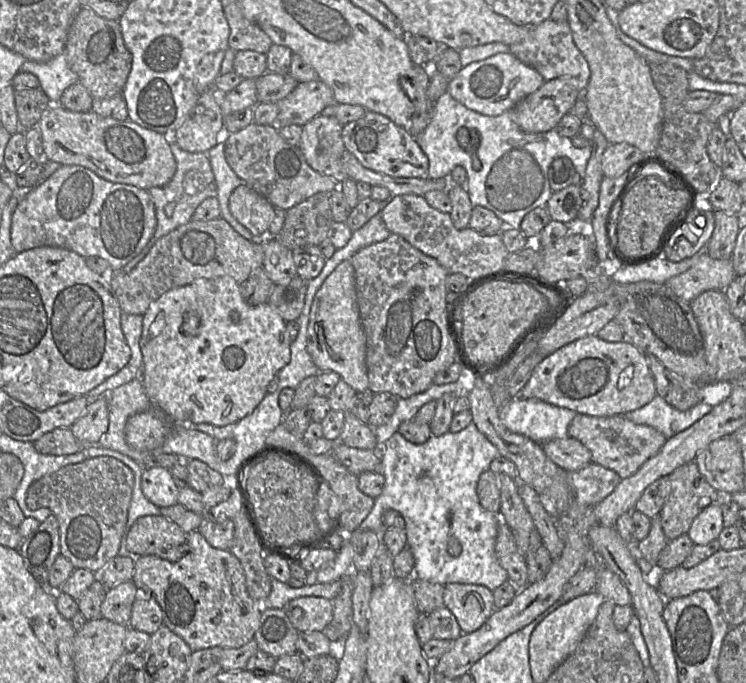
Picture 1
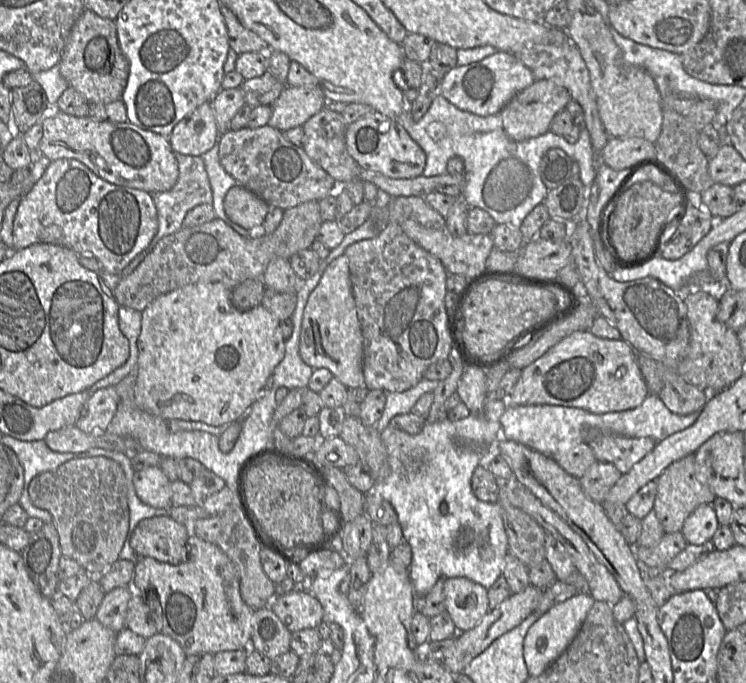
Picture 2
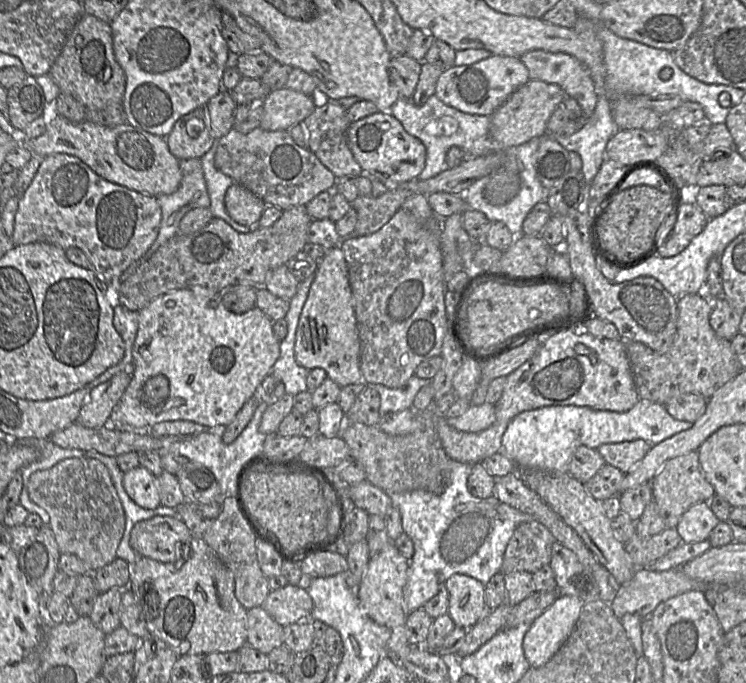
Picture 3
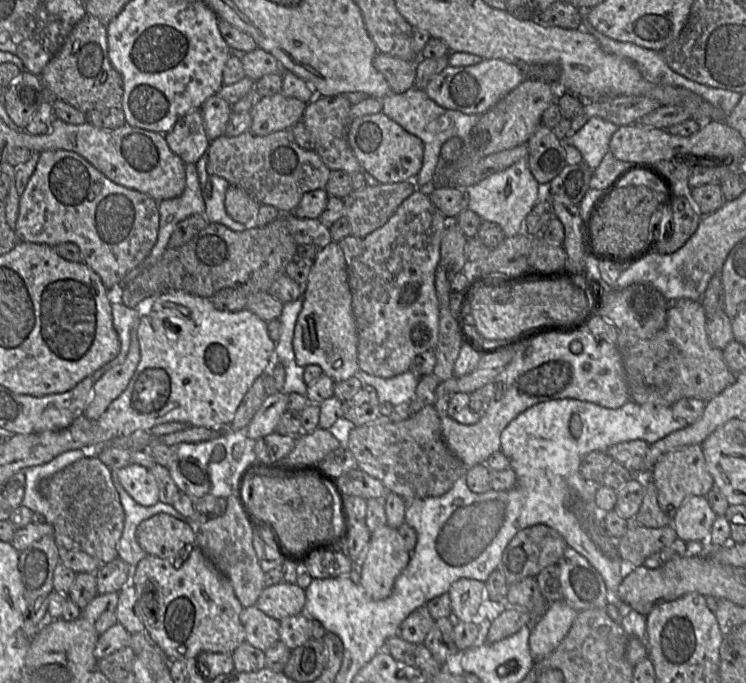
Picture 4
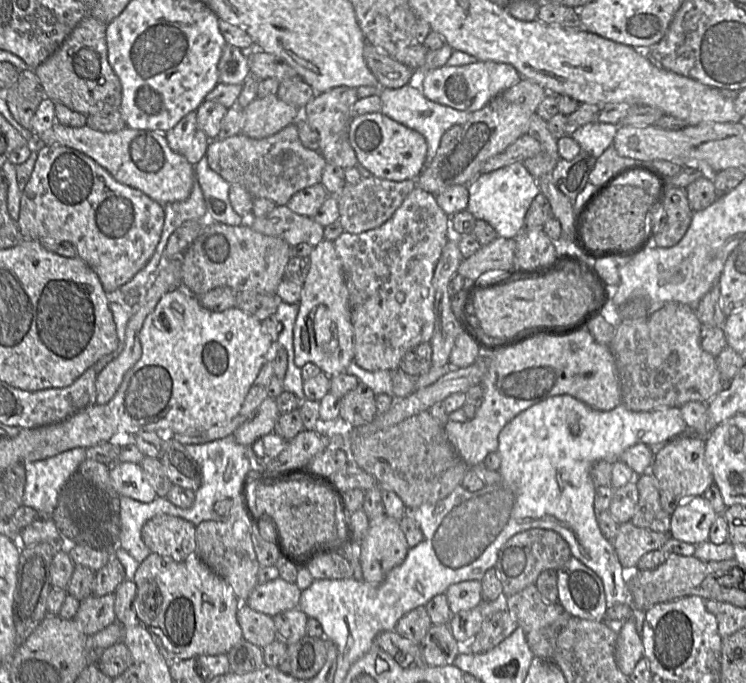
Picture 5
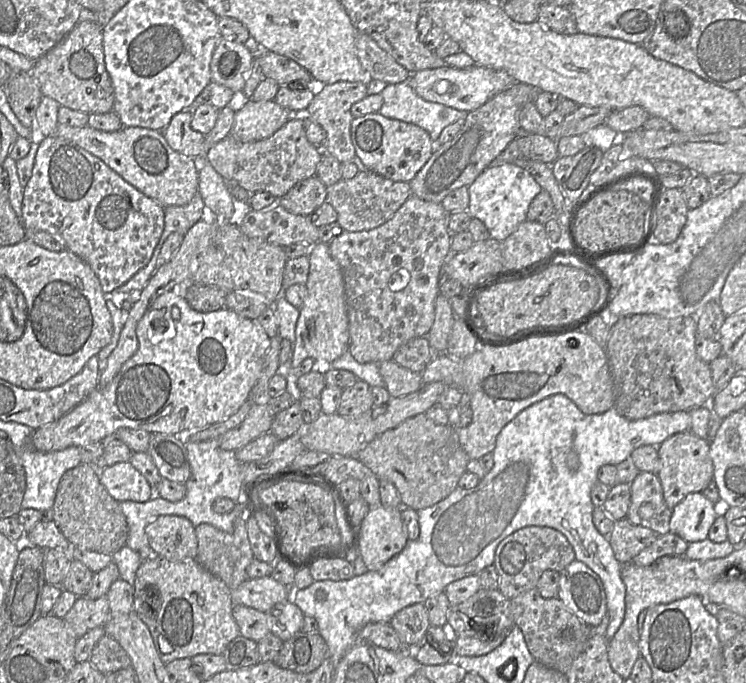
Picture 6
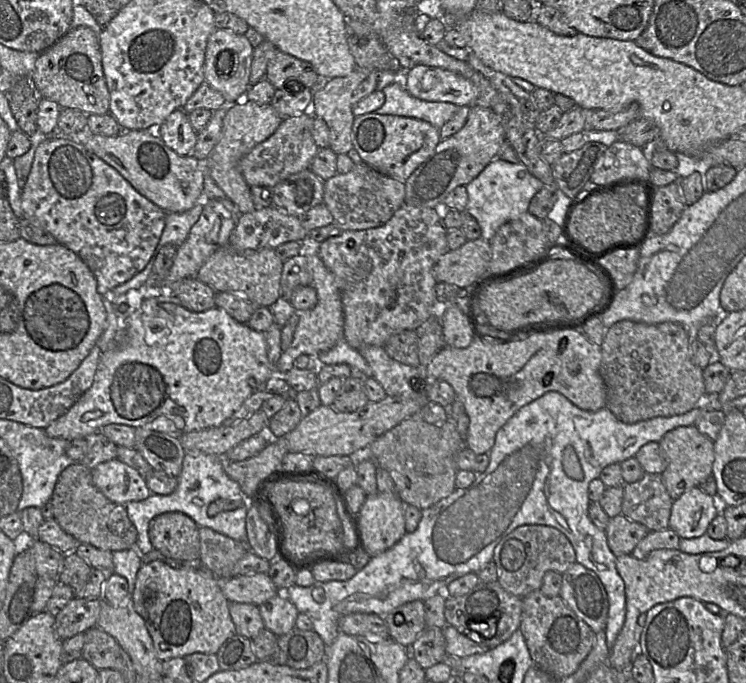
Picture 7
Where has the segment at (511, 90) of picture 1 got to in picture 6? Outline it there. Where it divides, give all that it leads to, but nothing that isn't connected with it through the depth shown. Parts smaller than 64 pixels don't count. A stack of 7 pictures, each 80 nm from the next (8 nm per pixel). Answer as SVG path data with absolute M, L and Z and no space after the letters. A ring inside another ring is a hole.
M476 64L468 68L443 66L425 69L412 73L409 78L409 84L424 100L444 104L466 112L479 108L491 97L508 89L514 83L518 82L506 71Z

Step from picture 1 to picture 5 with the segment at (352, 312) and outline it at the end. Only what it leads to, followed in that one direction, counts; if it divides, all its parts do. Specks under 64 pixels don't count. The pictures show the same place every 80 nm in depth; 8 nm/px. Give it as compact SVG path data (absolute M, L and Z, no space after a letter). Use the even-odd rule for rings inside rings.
M326 239L313 248L309 258L310 270L303 284L301 299L298 303L299 312L294 325L294 362L299 368L306 363L314 363L328 376L335 376L346 373L347 367L354 361L354 330L343 264L334 242Z

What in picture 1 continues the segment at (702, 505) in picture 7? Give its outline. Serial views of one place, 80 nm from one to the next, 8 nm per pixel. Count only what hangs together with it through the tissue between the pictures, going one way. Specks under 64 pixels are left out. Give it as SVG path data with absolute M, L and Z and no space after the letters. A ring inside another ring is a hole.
M720 502L704 508L693 520L687 535L695 545L707 545L718 539L723 529L723 516Z

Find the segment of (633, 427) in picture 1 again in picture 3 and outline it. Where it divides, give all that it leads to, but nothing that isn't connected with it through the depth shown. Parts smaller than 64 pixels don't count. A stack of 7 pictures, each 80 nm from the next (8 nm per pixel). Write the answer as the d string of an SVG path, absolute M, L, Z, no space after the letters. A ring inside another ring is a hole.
M642 439L607 443L597 448L606 463L624 474L634 467L649 451L651 444Z

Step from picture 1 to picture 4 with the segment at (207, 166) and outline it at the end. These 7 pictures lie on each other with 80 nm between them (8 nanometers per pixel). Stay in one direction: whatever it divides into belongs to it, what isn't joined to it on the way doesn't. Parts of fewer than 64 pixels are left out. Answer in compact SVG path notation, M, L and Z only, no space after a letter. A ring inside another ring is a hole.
M185 164L186 186L183 193L175 198L159 201L159 231L157 241L150 254L128 274L119 285L126 286L144 269L154 264L169 247L169 239L176 225L193 214L204 214L205 202L202 196L195 164Z

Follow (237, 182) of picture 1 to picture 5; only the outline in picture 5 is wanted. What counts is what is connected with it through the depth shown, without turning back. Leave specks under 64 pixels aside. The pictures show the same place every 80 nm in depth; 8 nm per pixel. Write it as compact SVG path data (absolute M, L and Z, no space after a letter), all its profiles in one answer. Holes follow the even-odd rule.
M206 155L194 166L195 179L202 190L206 205L202 221L231 226L243 225L242 217L235 212L229 200L230 183L210 168Z

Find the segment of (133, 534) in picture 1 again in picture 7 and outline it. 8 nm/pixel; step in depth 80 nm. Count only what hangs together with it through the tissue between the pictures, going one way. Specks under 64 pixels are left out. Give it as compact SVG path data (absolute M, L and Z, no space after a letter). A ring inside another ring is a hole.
M166 512L154 517L148 528L154 550L181 562L199 563L200 536L195 521L181 512Z

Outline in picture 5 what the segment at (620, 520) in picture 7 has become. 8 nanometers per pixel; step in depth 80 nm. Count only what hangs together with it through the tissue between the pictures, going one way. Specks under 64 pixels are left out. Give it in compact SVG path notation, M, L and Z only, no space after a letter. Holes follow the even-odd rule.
M629 521L620 524L612 543L621 565L634 571L645 554L662 547L670 537L669 533L637 527Z

